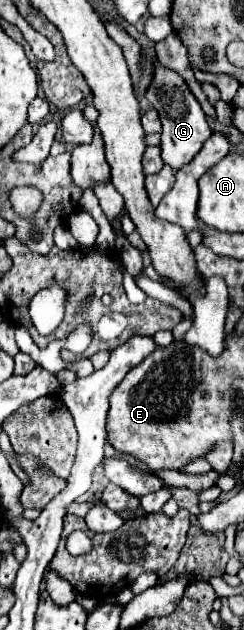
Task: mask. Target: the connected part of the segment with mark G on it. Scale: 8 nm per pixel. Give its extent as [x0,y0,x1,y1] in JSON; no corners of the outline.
[146,63,212,169]

